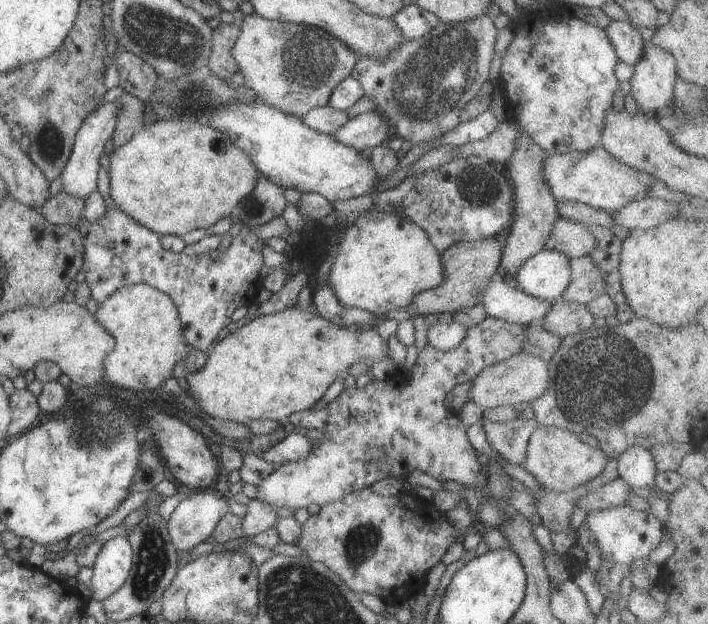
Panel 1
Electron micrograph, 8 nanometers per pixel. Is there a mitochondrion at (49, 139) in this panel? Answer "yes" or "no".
yes

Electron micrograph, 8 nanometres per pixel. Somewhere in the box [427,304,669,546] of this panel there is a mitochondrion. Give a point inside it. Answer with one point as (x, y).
(597, 385)

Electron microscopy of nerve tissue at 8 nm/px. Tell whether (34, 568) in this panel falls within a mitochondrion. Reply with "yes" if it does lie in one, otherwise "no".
no

